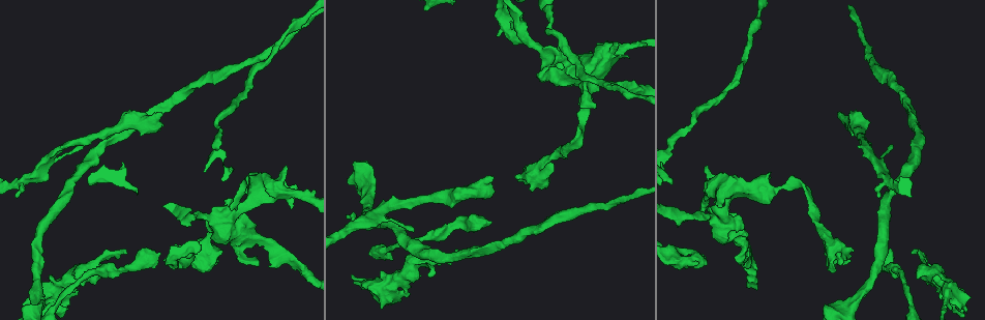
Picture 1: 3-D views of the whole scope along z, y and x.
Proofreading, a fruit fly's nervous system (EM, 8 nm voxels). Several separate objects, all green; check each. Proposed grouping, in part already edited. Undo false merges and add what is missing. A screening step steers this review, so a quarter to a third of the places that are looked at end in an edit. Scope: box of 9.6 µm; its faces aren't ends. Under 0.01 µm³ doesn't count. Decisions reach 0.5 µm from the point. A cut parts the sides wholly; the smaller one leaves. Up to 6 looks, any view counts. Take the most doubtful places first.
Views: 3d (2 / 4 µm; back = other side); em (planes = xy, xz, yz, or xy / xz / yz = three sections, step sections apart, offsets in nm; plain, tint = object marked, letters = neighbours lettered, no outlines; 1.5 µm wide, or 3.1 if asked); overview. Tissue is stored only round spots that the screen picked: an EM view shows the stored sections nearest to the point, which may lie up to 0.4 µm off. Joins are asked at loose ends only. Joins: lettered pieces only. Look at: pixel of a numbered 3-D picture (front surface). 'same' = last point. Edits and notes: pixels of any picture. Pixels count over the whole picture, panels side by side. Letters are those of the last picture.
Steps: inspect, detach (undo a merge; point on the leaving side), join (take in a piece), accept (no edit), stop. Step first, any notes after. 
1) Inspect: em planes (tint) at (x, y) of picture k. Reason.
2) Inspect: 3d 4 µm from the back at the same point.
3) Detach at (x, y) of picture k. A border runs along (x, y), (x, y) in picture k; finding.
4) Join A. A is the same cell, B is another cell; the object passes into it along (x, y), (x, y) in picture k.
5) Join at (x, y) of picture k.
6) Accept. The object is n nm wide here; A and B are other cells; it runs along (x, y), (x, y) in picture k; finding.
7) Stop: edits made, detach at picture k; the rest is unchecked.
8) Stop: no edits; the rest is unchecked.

Inspect: em xz step 8 (tint) at (944, 303) of picture 1. Branch stops here.

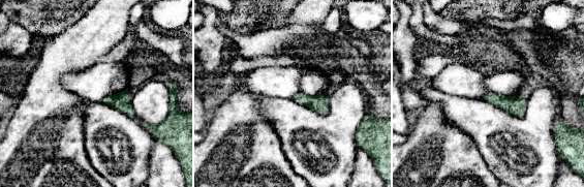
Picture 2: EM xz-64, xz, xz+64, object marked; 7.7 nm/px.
Inspect: em planes (tint) at the same point.

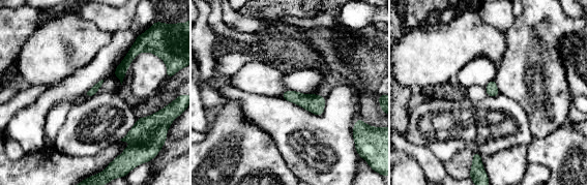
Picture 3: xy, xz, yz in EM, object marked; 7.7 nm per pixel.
Inspect: em planes (letters) at the same point.

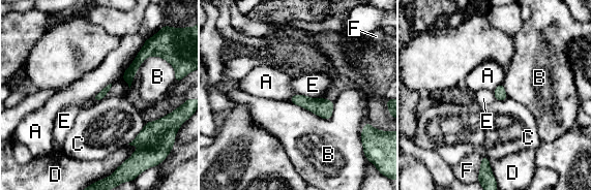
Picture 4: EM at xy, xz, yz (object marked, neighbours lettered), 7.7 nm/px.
Accept. A, B, C, D, E and F are other cells; a border runs along (112, 84), (100, 99), (92, 99) in picture 4; no lettered piece goes on from it.

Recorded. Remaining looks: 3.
Inspect: 3d 4 µm from the back at (546, 47) of picture 1. Free end.

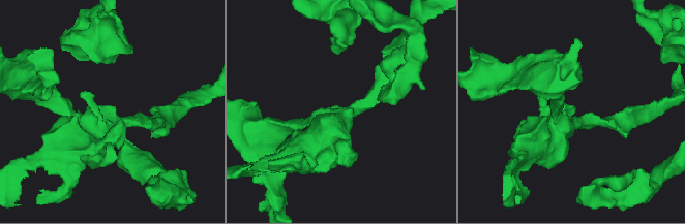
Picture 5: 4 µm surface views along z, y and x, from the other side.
Inspect: em xy step 4 (tint) at (111, 106) of picture 5. Now the EM.

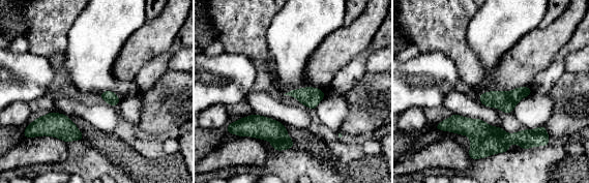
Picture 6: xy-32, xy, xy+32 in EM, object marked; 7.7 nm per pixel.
Inspect: em planes (letters) at the same point. Another direction.

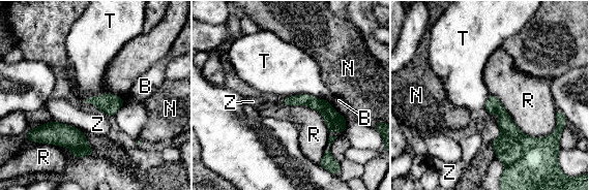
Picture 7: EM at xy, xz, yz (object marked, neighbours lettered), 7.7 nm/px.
Accept. B, N, R, T and Z are other cells; none of them fits.

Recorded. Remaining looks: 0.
Stop: no edits; the rest is unchecked.

